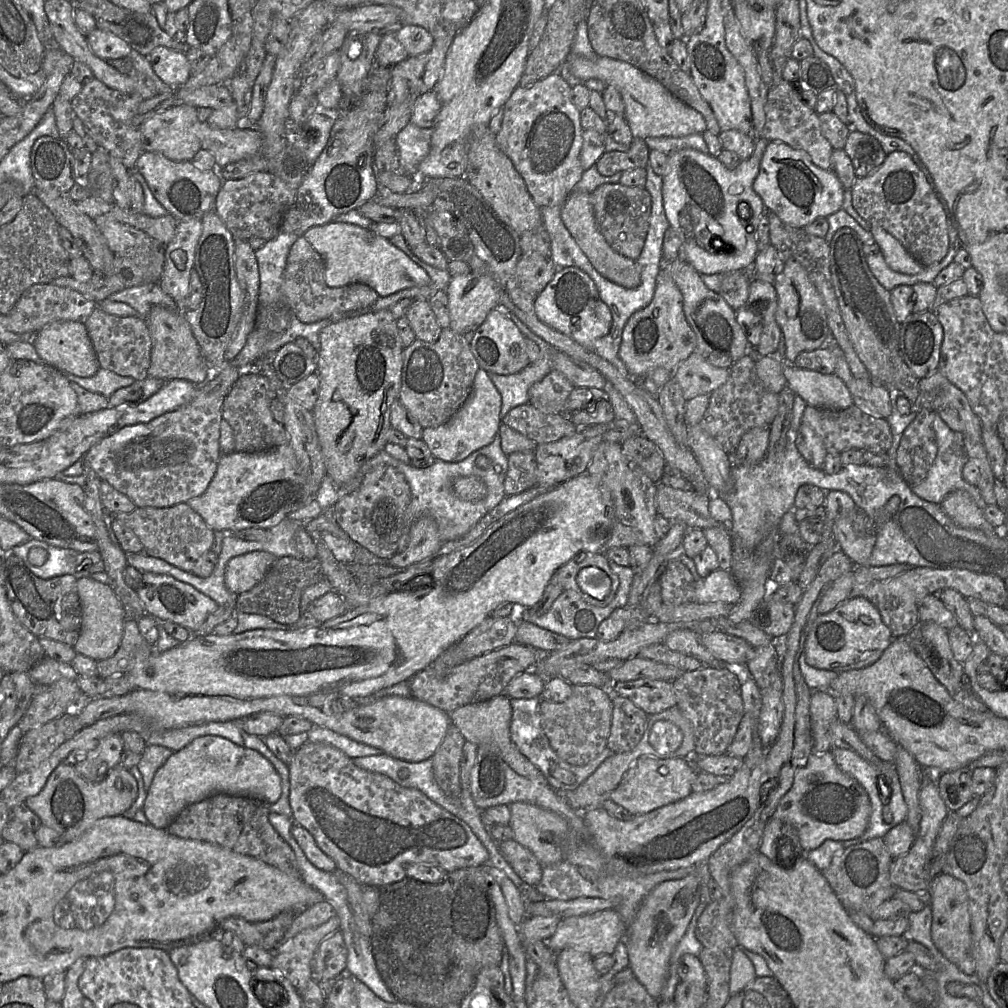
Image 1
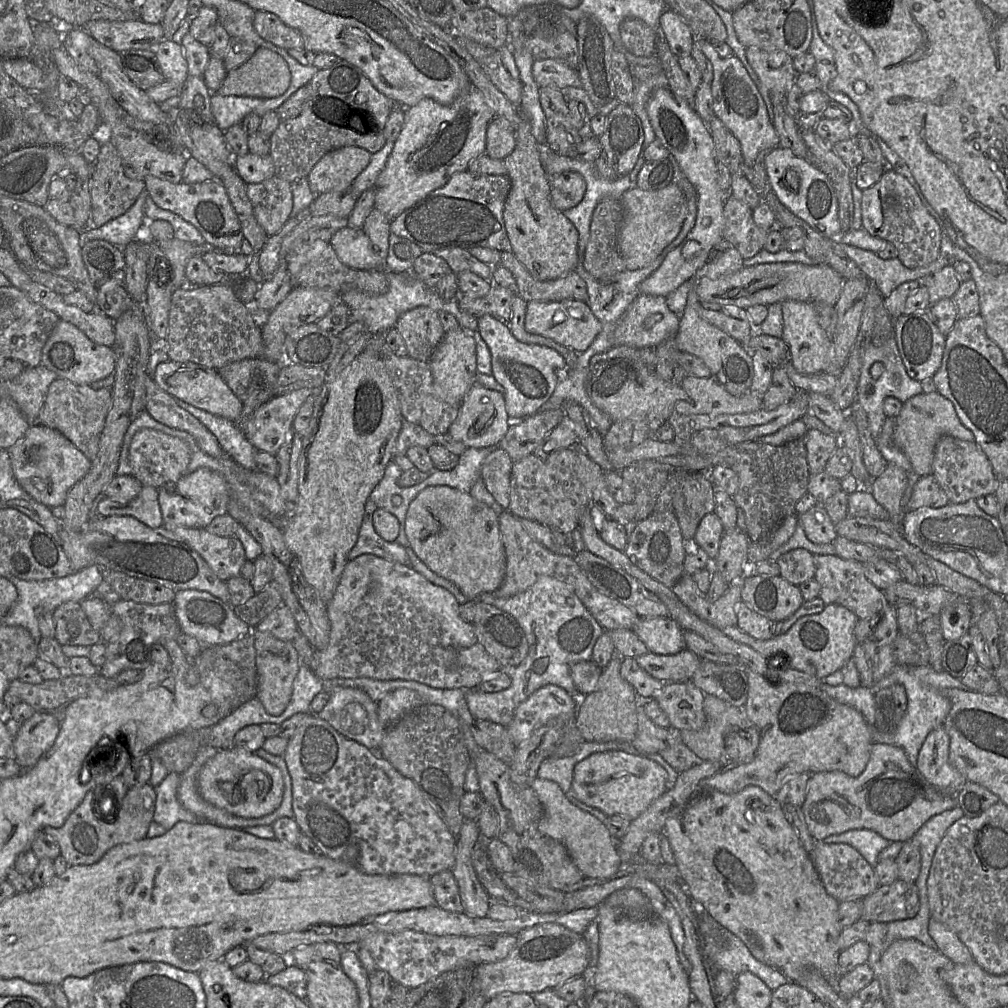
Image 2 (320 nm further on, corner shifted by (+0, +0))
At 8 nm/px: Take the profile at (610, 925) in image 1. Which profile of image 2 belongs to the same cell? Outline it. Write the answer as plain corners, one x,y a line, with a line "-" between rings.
539,922
523,929
508,956
495,963
482,963
475,967
479,988
488,999
502,993
534,994
581,976
590,961
590,952
582,934
555,922

